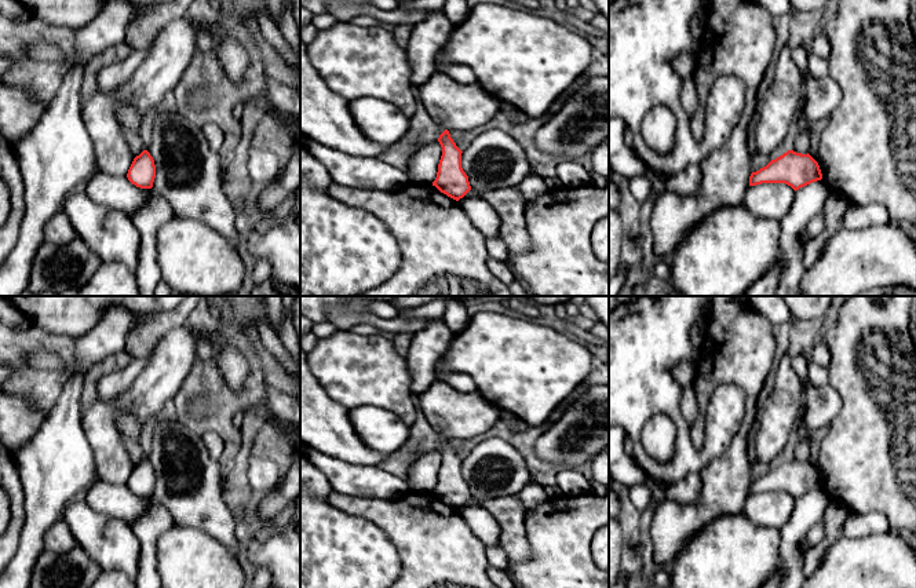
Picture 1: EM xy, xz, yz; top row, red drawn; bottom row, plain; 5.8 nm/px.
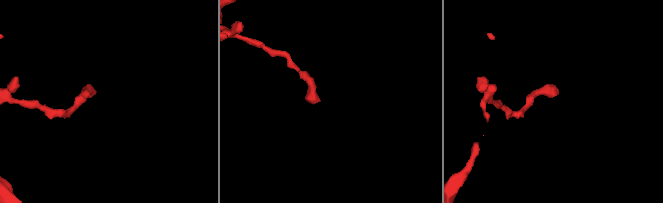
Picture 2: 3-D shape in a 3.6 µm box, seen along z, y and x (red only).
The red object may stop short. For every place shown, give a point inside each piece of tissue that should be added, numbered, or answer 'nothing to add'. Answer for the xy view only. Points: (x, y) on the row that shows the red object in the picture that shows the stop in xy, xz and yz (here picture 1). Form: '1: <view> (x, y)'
nothing to add

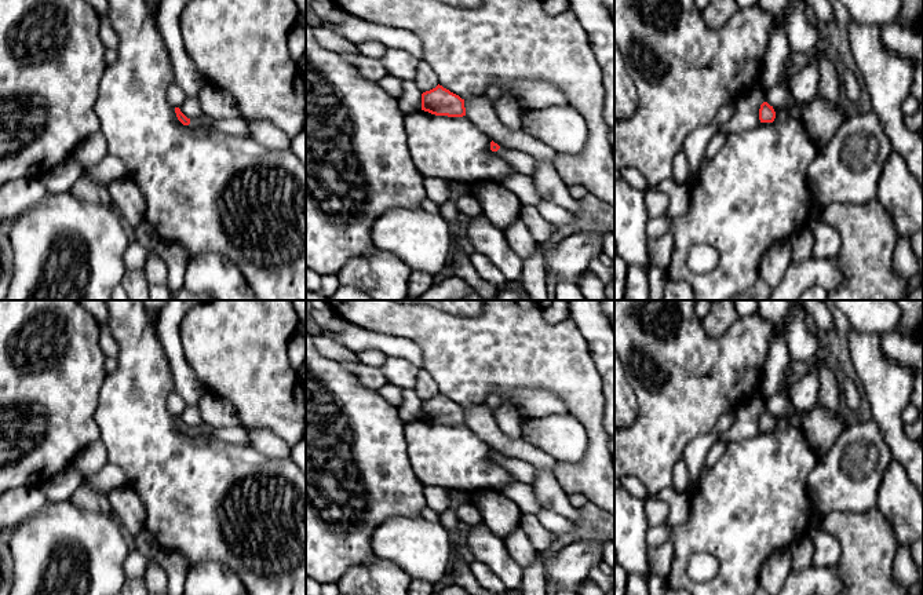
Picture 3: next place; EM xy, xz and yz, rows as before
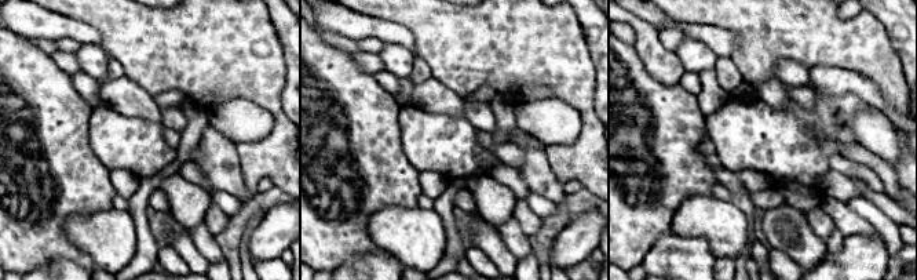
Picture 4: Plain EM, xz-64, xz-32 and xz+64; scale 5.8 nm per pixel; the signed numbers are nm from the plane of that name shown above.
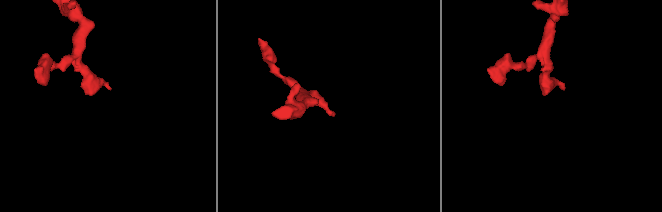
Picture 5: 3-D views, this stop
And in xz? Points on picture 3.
1: xz (522, 163)

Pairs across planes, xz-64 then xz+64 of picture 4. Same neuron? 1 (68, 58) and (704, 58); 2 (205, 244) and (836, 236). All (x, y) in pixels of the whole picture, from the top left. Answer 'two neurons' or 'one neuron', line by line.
1: two neurons
2: two neurons

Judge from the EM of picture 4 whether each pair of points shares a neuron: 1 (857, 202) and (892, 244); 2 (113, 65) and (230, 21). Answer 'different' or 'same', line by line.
1: same
2: different

